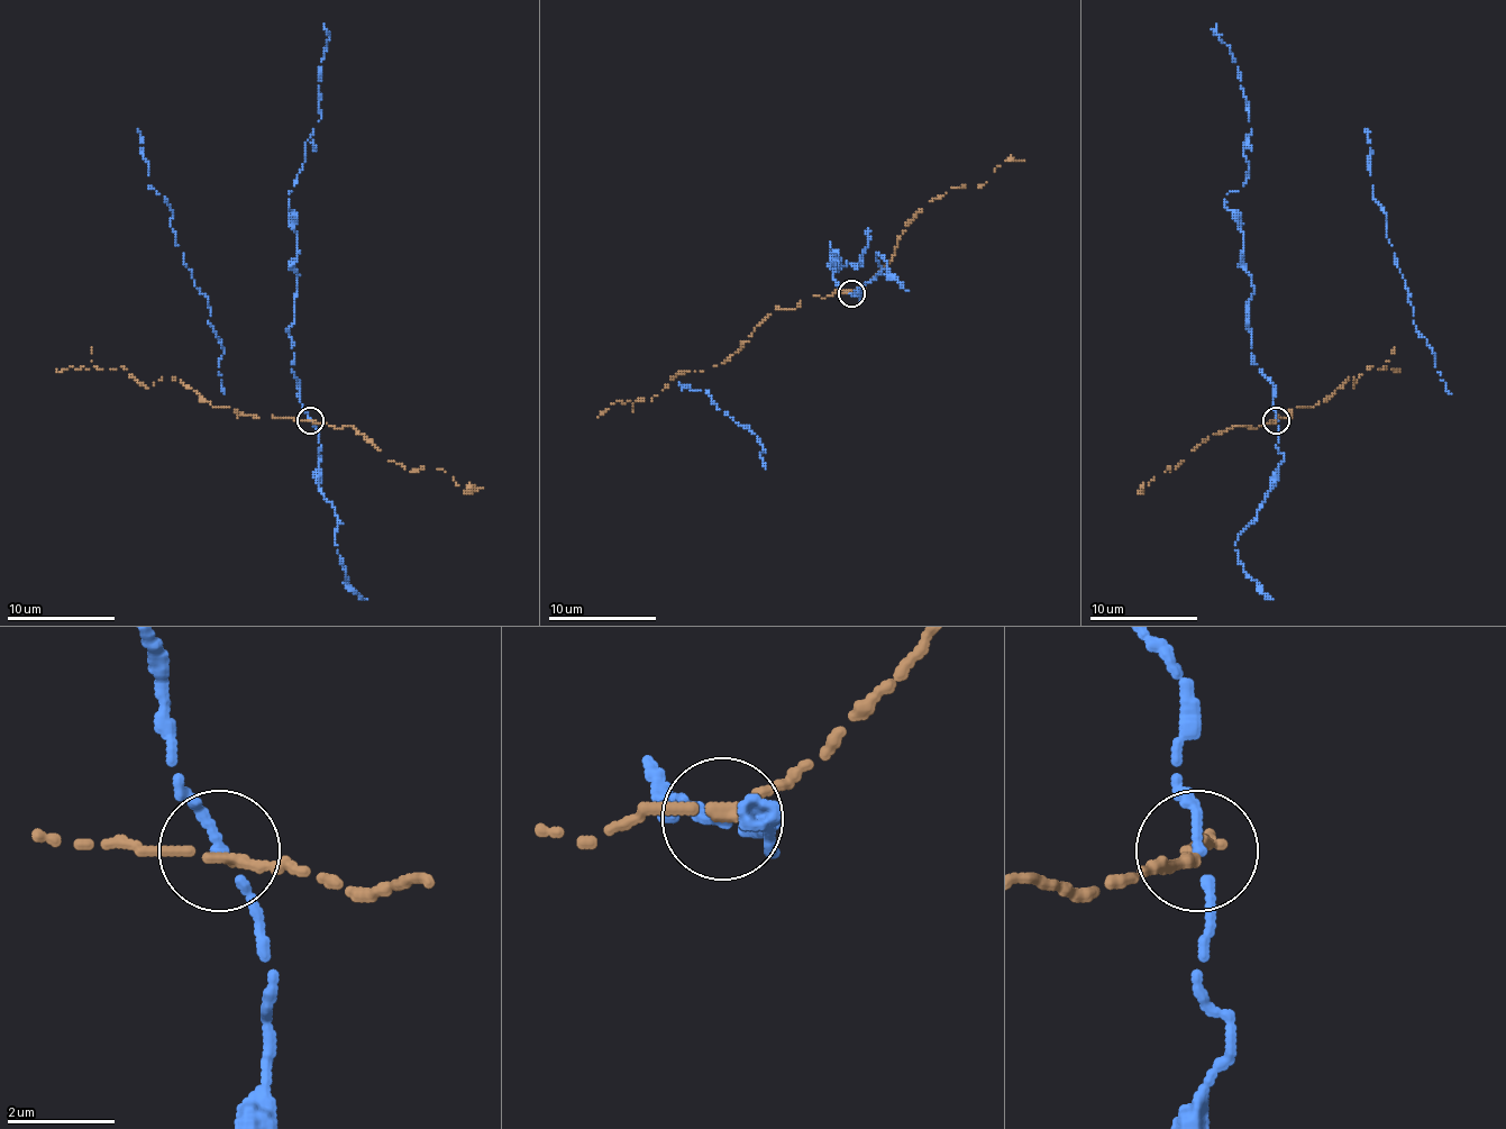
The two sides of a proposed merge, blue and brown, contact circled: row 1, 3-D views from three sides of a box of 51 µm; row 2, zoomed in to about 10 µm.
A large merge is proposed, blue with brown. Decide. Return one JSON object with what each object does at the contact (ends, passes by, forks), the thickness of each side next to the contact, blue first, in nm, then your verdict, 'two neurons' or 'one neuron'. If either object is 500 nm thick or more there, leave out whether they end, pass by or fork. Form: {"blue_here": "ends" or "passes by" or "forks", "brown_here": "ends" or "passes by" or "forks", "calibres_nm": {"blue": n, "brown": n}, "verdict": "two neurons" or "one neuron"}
{"blue_here": "passes by", "brown_here": "passes by", "calibres_nm": {"blue": 160, "brown": 200}, "verdict": "two neurons"}

